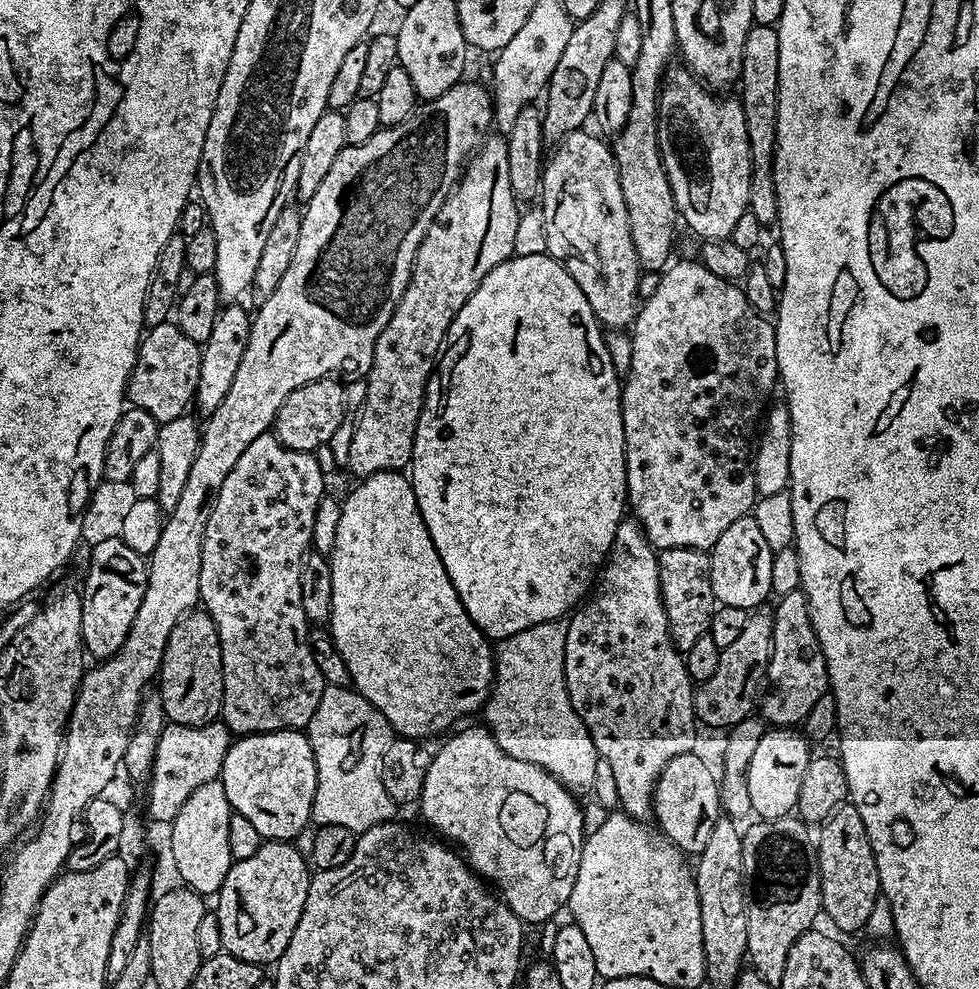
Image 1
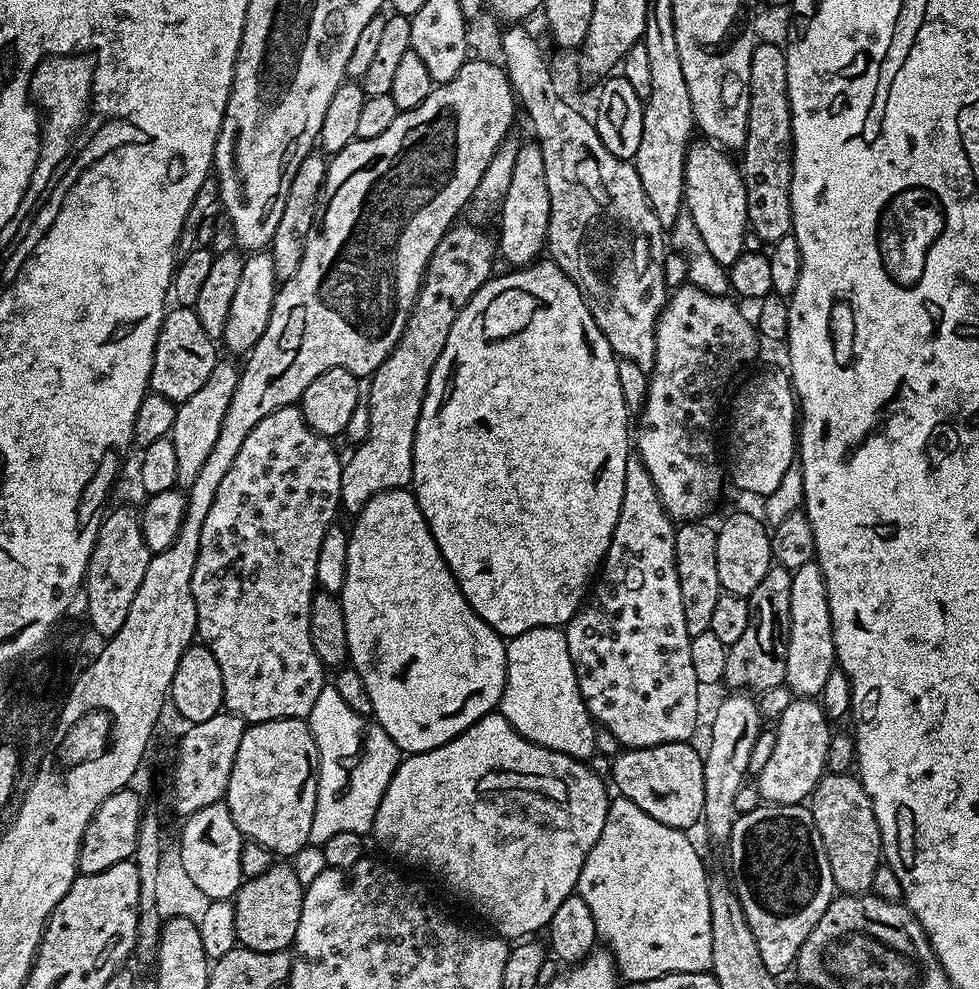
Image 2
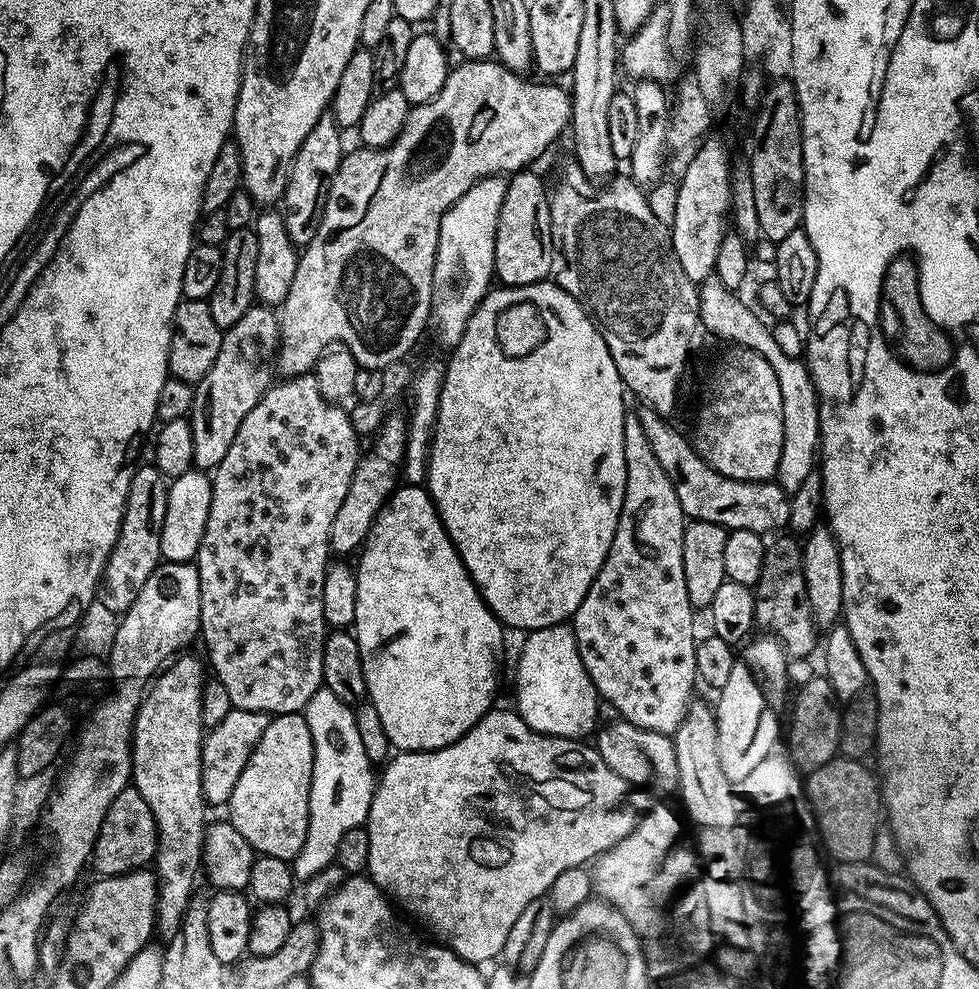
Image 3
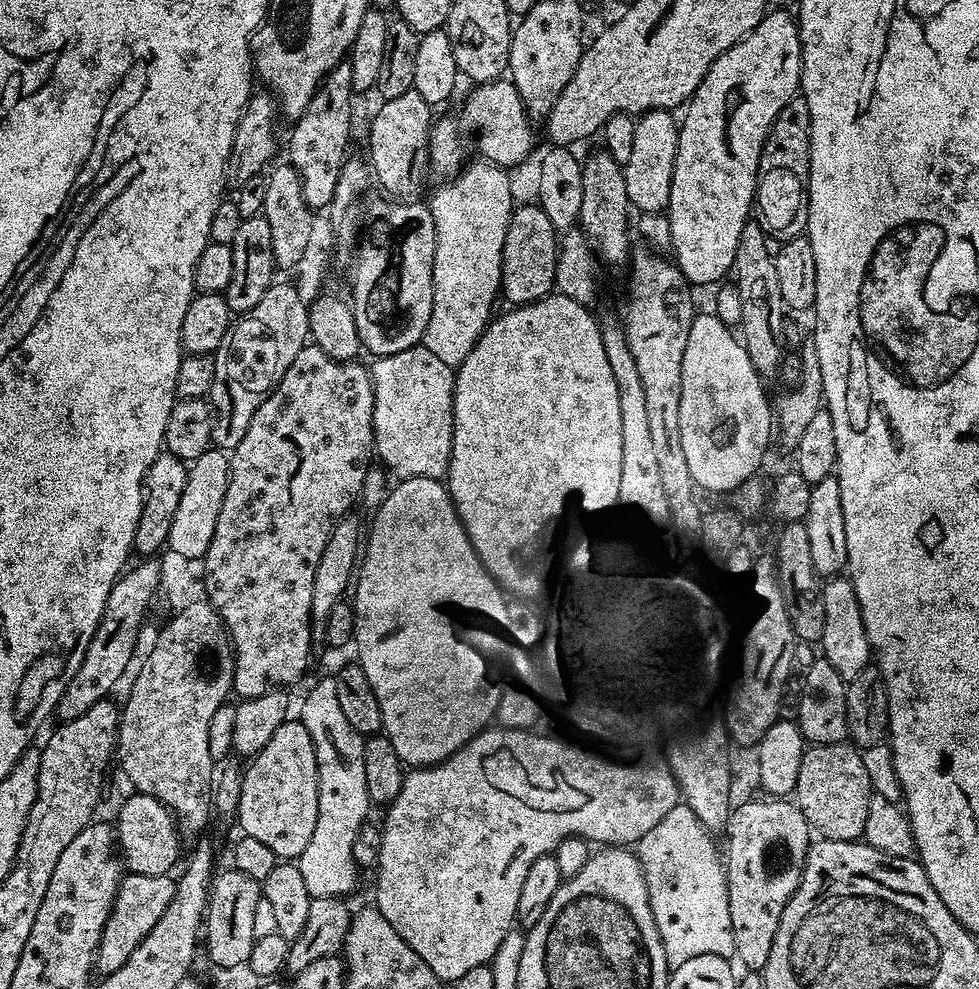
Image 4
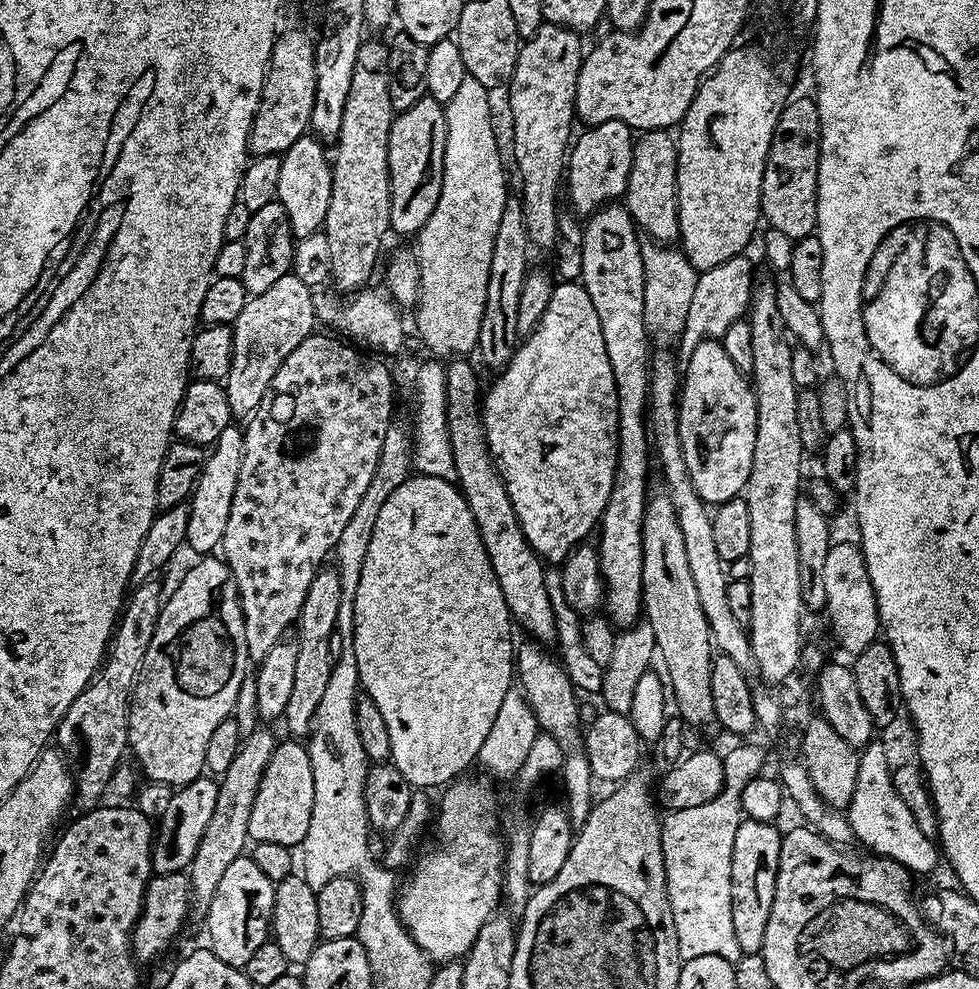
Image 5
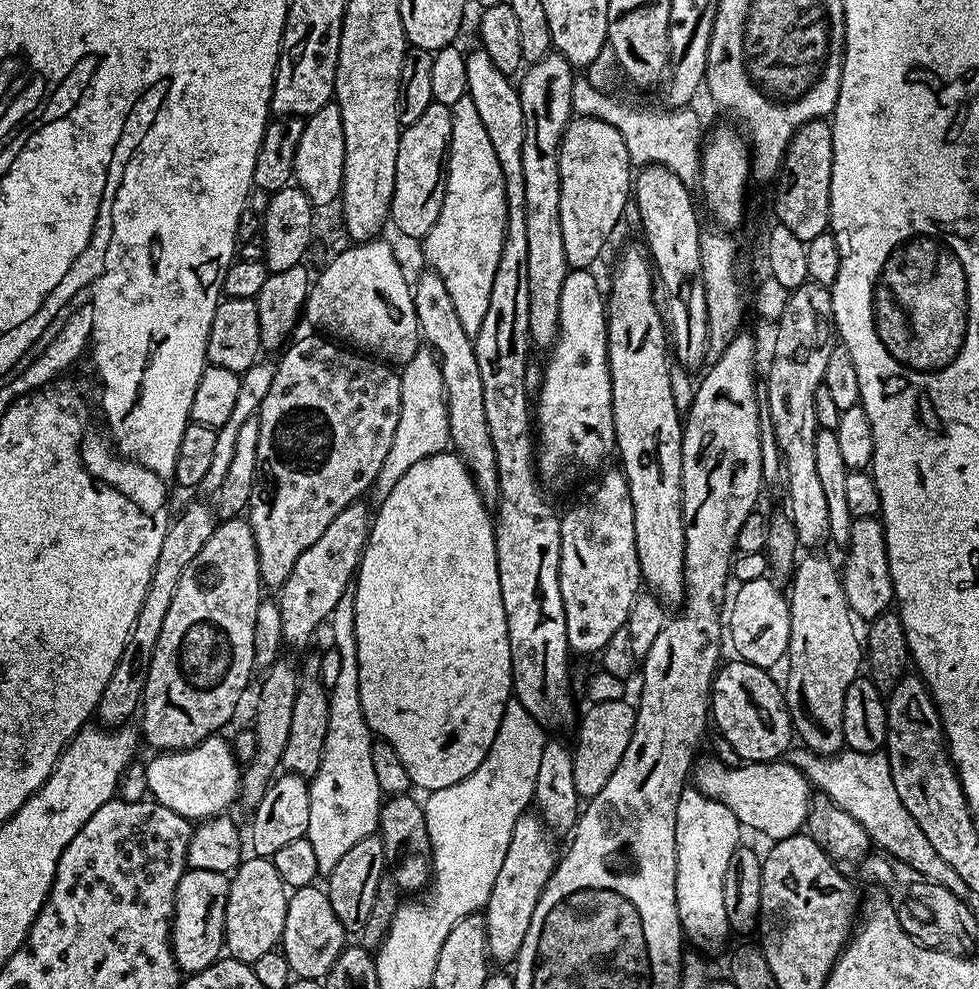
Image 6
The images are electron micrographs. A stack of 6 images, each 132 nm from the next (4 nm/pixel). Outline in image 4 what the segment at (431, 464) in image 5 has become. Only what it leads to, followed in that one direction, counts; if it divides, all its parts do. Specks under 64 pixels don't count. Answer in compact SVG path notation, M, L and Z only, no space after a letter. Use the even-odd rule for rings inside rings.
M422 344L397 354L379 356L369 367L374 390L373 449L385 469L397 479L447 477L453 440L455 369Z

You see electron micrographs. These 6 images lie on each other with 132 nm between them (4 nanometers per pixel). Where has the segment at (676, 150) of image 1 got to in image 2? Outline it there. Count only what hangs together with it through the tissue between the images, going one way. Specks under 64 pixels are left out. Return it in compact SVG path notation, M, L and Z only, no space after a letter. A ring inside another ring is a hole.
M693 139L684 154L684 202L686 211L692 216L691 227L696 228L696 236L706 242L706 250L725 266L734 263L744 250L744 234L749 227L748 207L746 206L746 186L740 175L737 161L731 160L725 149L709 142L707 139Z

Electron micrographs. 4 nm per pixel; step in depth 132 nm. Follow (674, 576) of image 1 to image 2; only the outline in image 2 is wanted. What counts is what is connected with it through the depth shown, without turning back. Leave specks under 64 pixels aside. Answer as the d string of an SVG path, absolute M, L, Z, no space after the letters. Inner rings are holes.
M703 519L681 523L676 530L676 569L678 582L682 586L682 610L686 613L686 630L694 637L708 631L714 606L722 594L718 582L718 538L717 529L704 524Z

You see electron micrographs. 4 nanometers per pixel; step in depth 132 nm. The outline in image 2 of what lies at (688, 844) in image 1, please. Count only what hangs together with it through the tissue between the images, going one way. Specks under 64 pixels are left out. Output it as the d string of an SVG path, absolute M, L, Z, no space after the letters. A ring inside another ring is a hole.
M680 741L619 751L611 761L615 791L621 796L628 792L625 798L638 810L646 810L650 818L658 818L658 822L671 828L692 830L701 823L706 802L703 755L693 746L689 741Z

